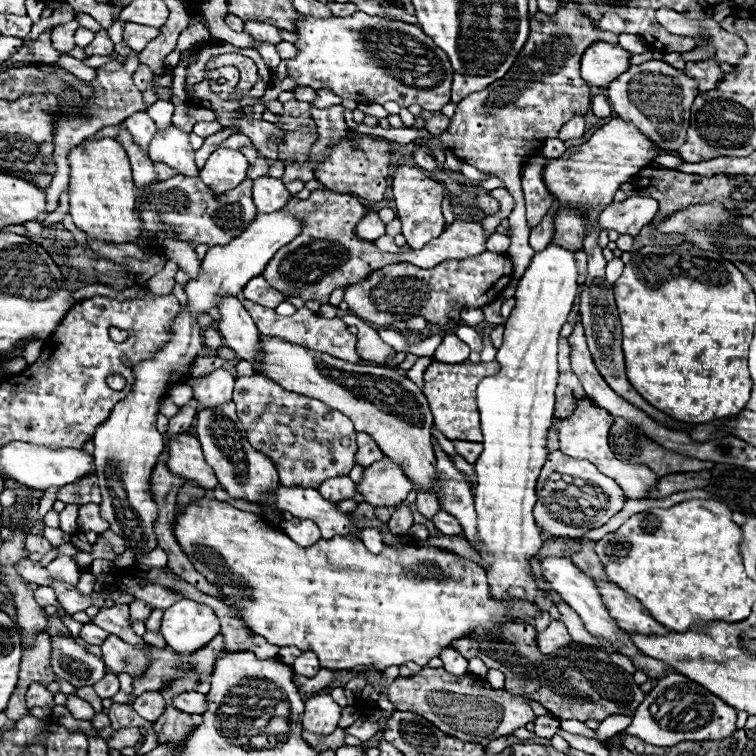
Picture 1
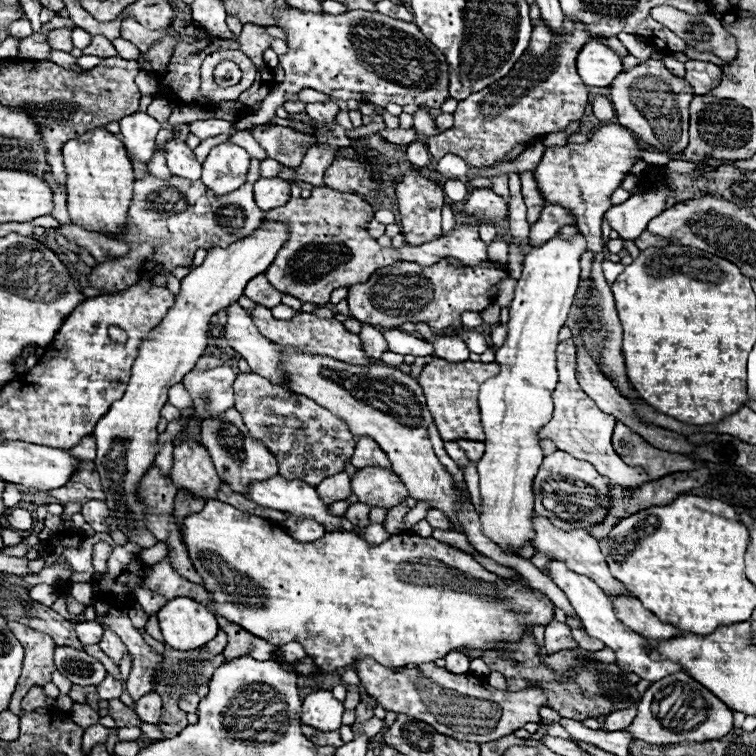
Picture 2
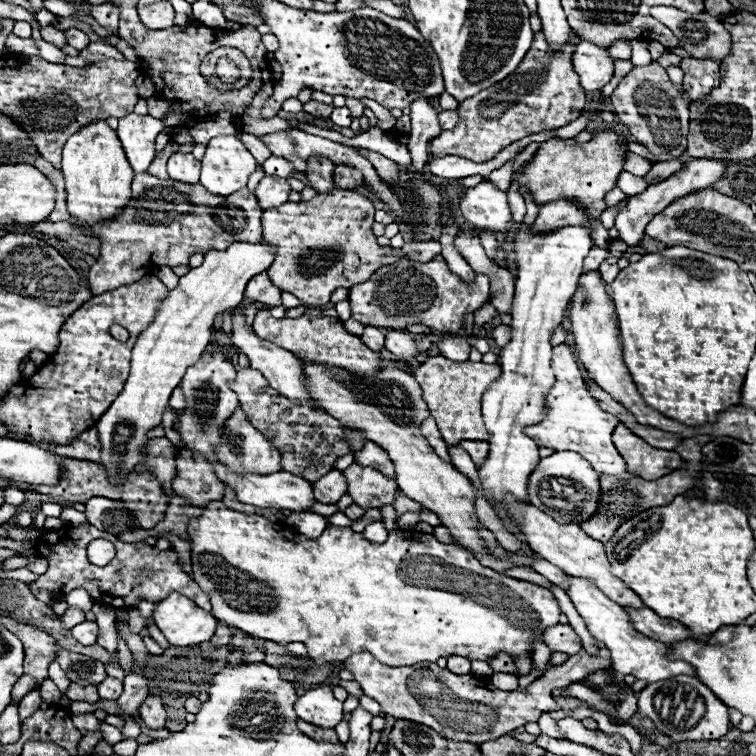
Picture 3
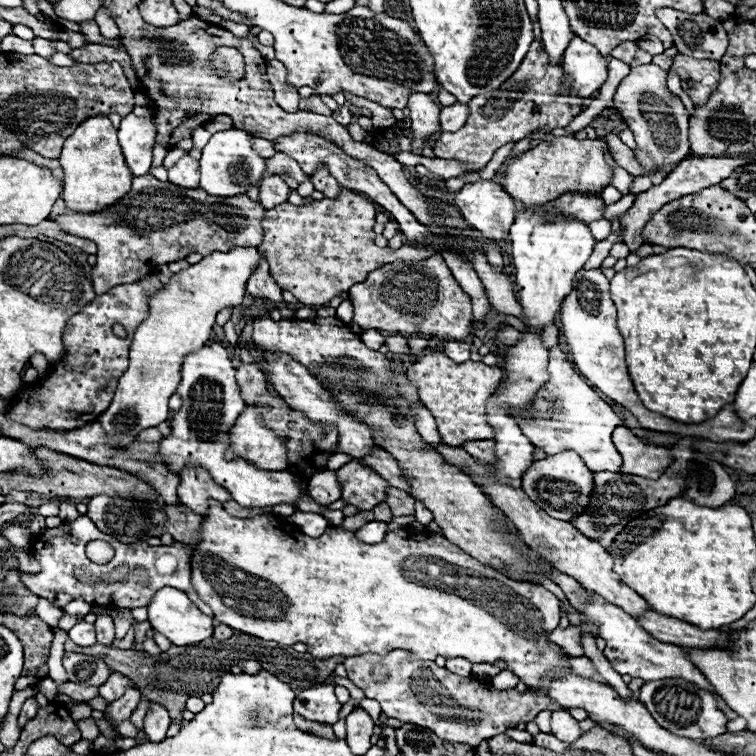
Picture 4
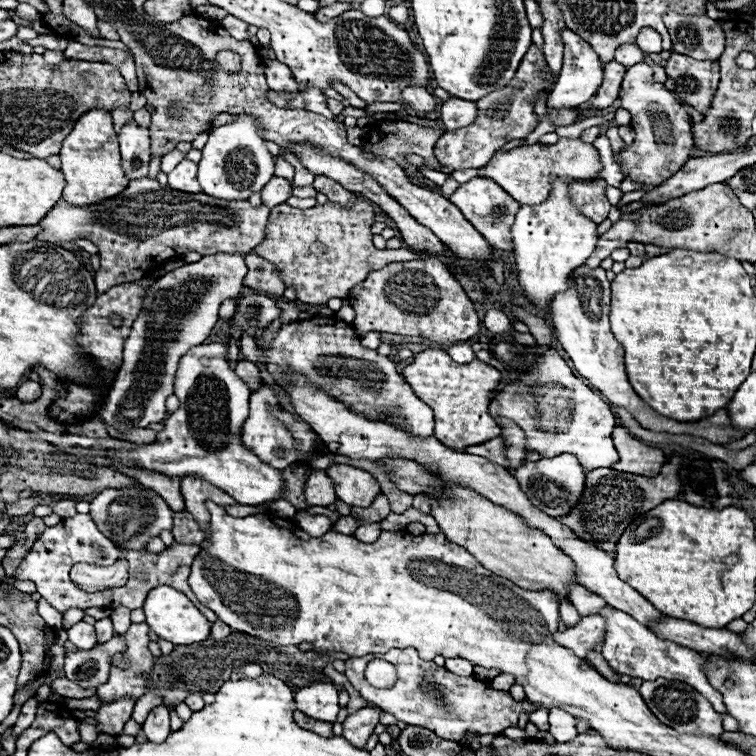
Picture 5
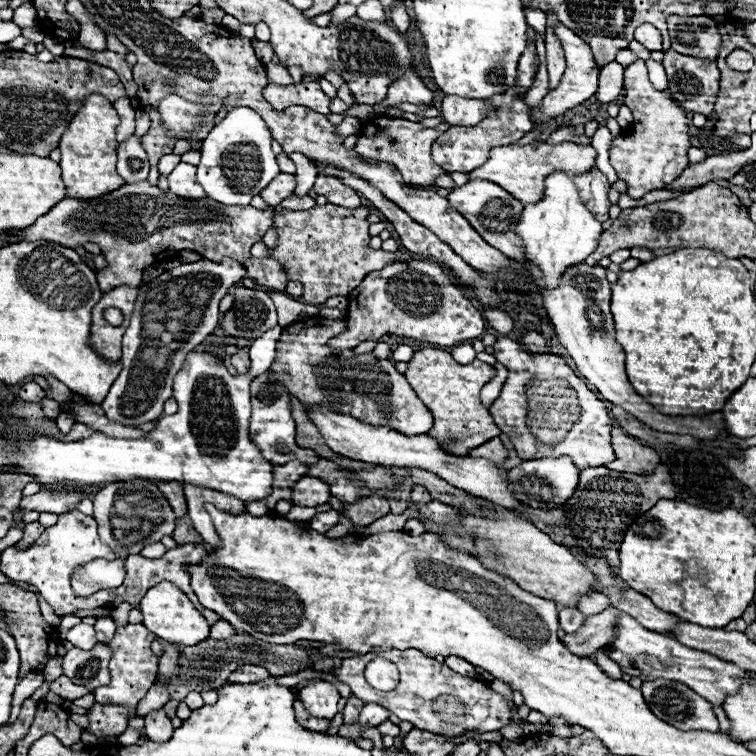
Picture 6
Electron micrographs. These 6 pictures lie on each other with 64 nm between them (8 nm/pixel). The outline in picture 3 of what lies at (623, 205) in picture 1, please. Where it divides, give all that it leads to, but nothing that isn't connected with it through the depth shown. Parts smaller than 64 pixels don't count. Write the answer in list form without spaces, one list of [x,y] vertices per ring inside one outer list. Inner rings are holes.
[[[692,158],[692,160],[688,160],[684,164],[682,170],[674,172],[668,180],[664,180],[660,184],[652,184],[642,194],[632,196],[630,202],[628,202],[628,206],[616,216],[616,228],[620,232],[620,240],[624,240],[628,246],[638,246],[640,240],[644,238],[646,225],[658,212],[662,212],[662,208],[666,208],[670,202],[674,202],[674,200],[678,200],[678,198],[682,198],[686,194],[710,188],[712,184],[716,184],[716,180],[720,180],[724,176],[724,172],[726,172],[726,168],[730,164],[734,164],[734,162],[708,160],[708,158]]]

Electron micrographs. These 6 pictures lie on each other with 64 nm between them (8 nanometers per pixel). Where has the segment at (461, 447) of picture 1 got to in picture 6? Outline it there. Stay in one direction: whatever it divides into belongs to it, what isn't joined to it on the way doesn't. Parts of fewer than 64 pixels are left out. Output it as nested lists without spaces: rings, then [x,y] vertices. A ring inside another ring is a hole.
[[[500,438],[488,440],[486,444],[482,444],[482,448],[474,448],[474,452],[470,452],[472,458],[486,458],[490,462],[502,462],[506,458],[506,448],[502,446]]]

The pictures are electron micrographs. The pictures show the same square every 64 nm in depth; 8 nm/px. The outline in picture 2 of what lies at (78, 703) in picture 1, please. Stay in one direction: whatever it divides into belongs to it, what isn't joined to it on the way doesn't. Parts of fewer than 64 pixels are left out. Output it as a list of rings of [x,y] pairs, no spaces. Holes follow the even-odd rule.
[[[74,704],[70,718],[72,718],[72,722],[76,722],[84,730],[94,726],[94,724],[98,724],[98,720],[100,720],[98,712],[92,710],[88,704]]]

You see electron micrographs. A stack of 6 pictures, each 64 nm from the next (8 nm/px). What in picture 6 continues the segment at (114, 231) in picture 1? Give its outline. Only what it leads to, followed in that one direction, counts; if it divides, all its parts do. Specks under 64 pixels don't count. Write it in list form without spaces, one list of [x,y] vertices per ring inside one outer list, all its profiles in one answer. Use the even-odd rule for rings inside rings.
[[[88,94],[80,106],[80,110],[70,120],[66,132],[60,140],[62,150],[62,180],[68,188],[68,196],[102,196],[102,192],[110,192],[114,188],[124,186],[122,178],[116,172],[116,126],[120,124],[120,116],[112,102],[108,102],[102,94]]]

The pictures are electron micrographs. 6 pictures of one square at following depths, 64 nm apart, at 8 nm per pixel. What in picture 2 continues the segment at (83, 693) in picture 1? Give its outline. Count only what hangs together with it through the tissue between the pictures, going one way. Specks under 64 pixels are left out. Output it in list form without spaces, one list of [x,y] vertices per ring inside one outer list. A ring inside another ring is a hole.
[[[74,684],[70,694],[68,694],[74,702],[80,702],[80,704],[88,704],[92,706],[94,710],[98,710],[98,692],[96,692],[96,686],[78,686]]]

